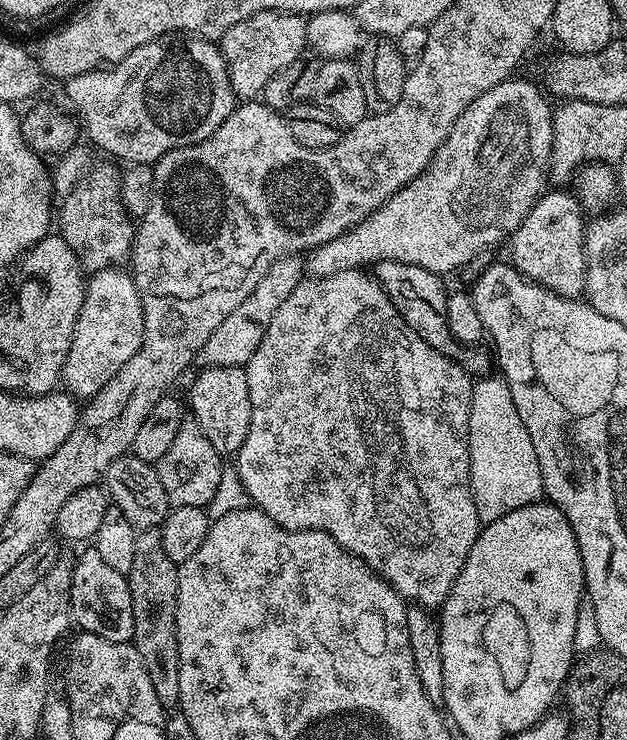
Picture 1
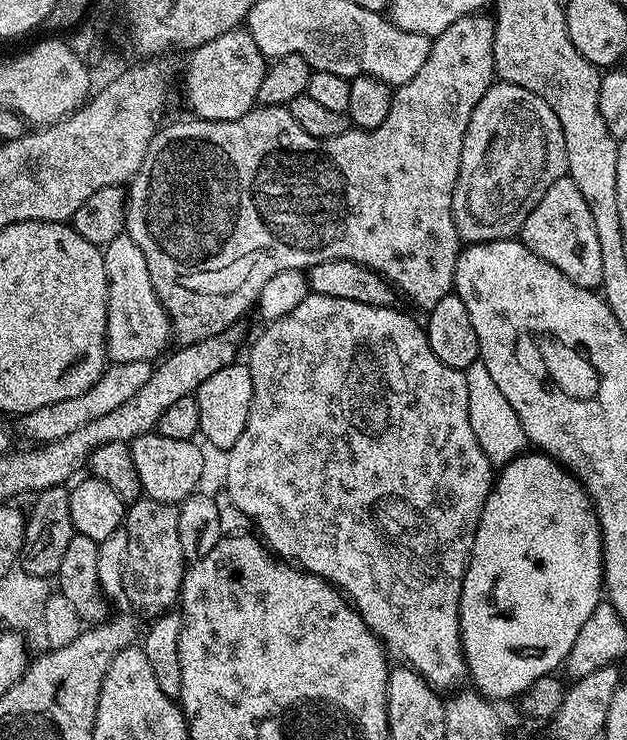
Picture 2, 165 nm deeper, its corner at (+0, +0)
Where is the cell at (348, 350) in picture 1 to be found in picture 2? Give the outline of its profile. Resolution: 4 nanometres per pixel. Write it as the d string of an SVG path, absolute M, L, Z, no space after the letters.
M309 294L305 300L298 302L298 306L294 306L294 310L290 310L290 314L271 321L265 327L268 329L253 342L252 349L249 350L248 357L246 357L250 378L254 382L254 394L250 402L250 414L246 418L246 430L242 430L242 434L238 437L238 442L234 442L234 446L227 449L226 452L226 456L228 456L228 469L224 472L224 480L228 483L226 494L232 499L234 506L238 506L238 510L242 510L242 514L246 514L252 519L255 531L262 537L263 543L279 559L295 564L296 567L304 569L305 572L313 572L315 576L320 576L323 580L329 580L332 584L335 584L348 597L357 614L366 622L368 629L380 638L380 643L384 645L385 652L397 665L413 668L418 674L422 674L422 678L426 678L426 682L437 690L440 690L444 684L447 684L450 690L456 690L465 683L463 680L467 681L469 679L468 663L464 657L462 642L460 641L462 582L464 581L466 566L474 546L474 534L478 530L482 506L486 502L494 483L494 466L486 458L486 454L482 454L482 446L478 446L478 438L474 438L474 430L470 426L470 406L466 398L466 378L463 371L446 366L446 362L438 362L434 350L430 350L427 331L421 325L419 328L406 313L399 312L398 309L399 307L396 306L379 308L378 306L366 306L362 302L350 302L346 298L330 298L329 296Z

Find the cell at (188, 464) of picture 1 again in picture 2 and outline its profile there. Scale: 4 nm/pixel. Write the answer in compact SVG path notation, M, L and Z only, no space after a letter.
M159 431L147 432L134 438L130 447L134 458L134 468L138 470L141 493L158 502L170 502L179 506L186 497L197 491L201 487L200 479L204 476L204 452L196 443L195 439L166 438L161 436Z

